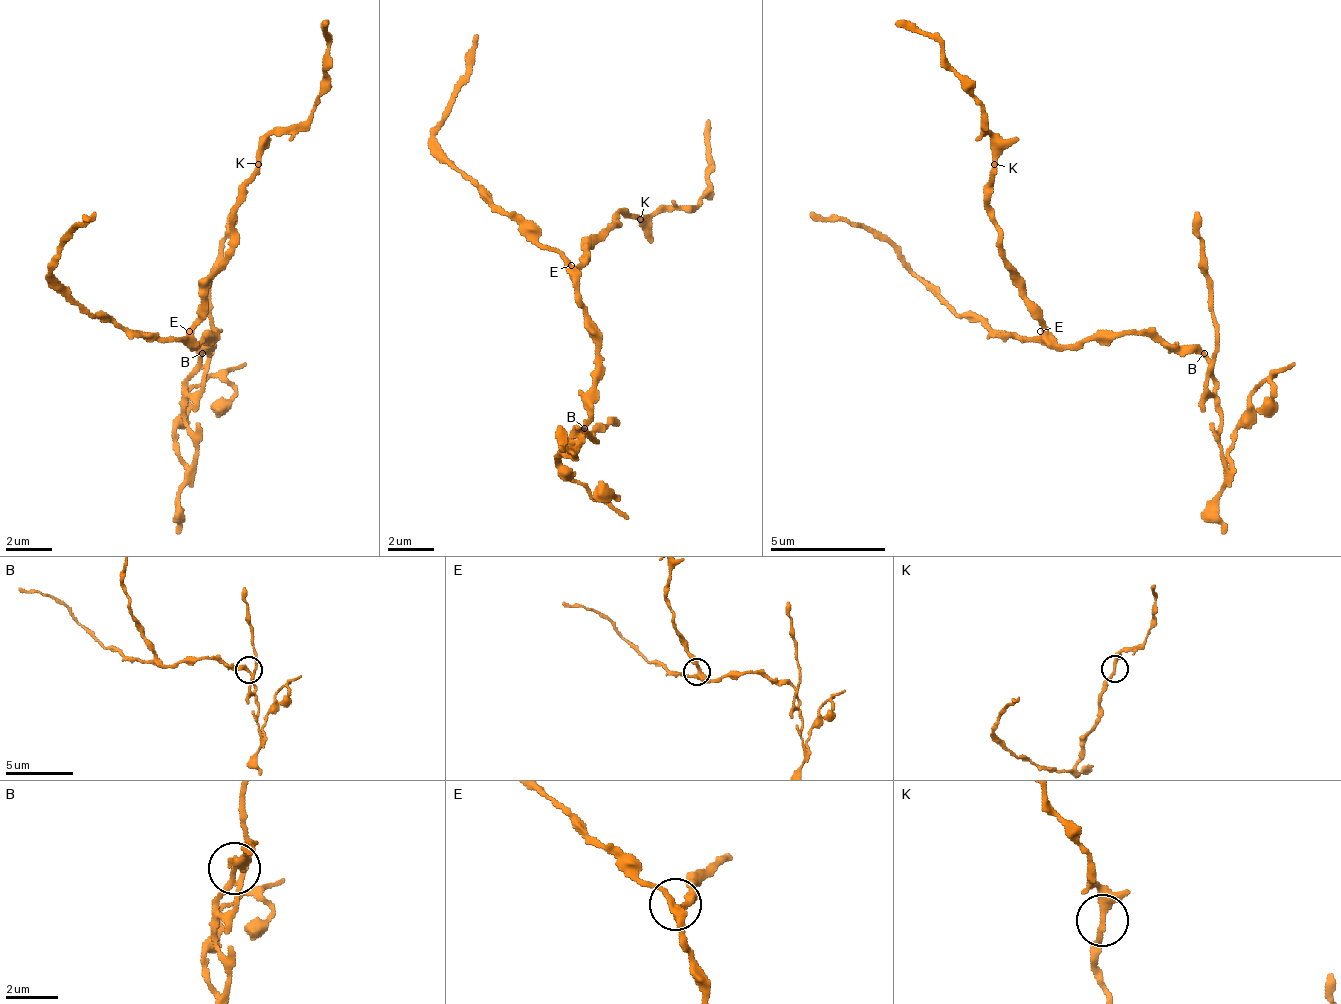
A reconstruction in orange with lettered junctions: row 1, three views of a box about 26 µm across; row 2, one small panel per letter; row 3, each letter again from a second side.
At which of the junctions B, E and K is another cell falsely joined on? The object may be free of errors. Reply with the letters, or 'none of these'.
B

